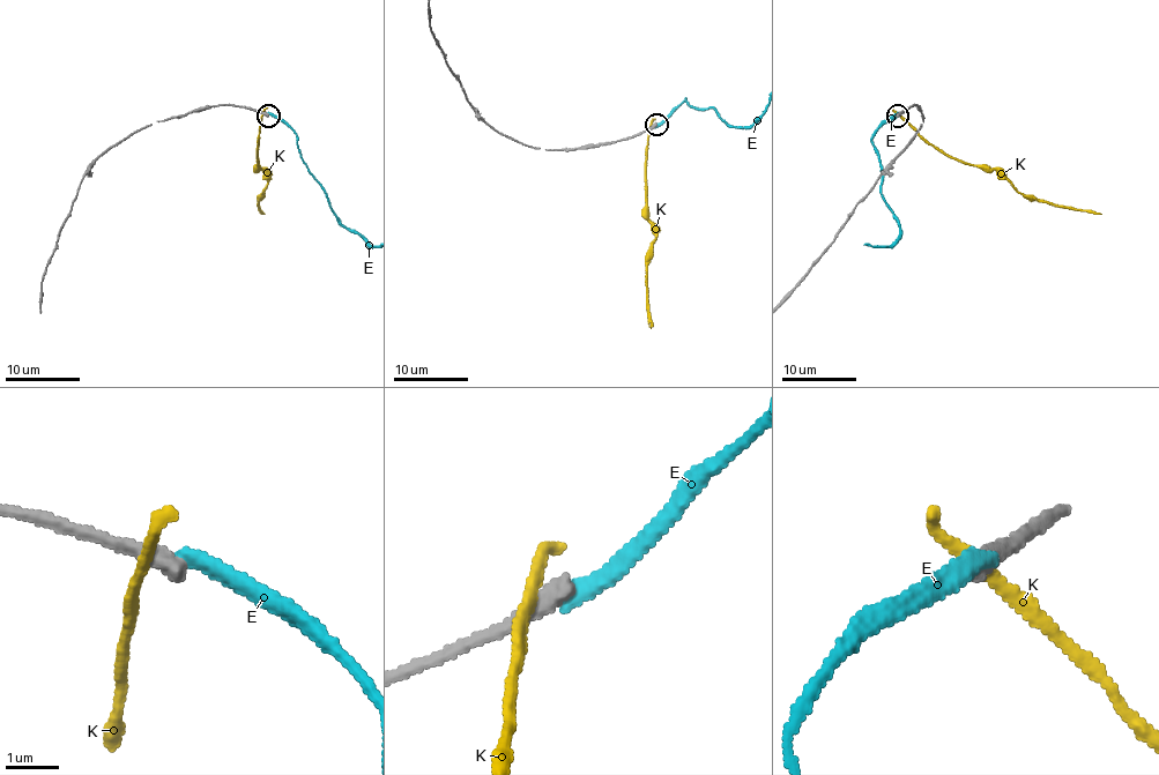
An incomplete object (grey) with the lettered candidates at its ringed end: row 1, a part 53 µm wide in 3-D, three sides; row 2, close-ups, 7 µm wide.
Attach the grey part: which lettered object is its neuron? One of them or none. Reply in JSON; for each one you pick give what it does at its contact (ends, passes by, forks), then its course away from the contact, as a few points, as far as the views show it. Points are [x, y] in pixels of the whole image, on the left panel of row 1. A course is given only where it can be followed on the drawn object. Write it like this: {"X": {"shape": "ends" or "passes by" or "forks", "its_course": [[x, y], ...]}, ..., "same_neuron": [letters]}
{"same_neuron": []}

